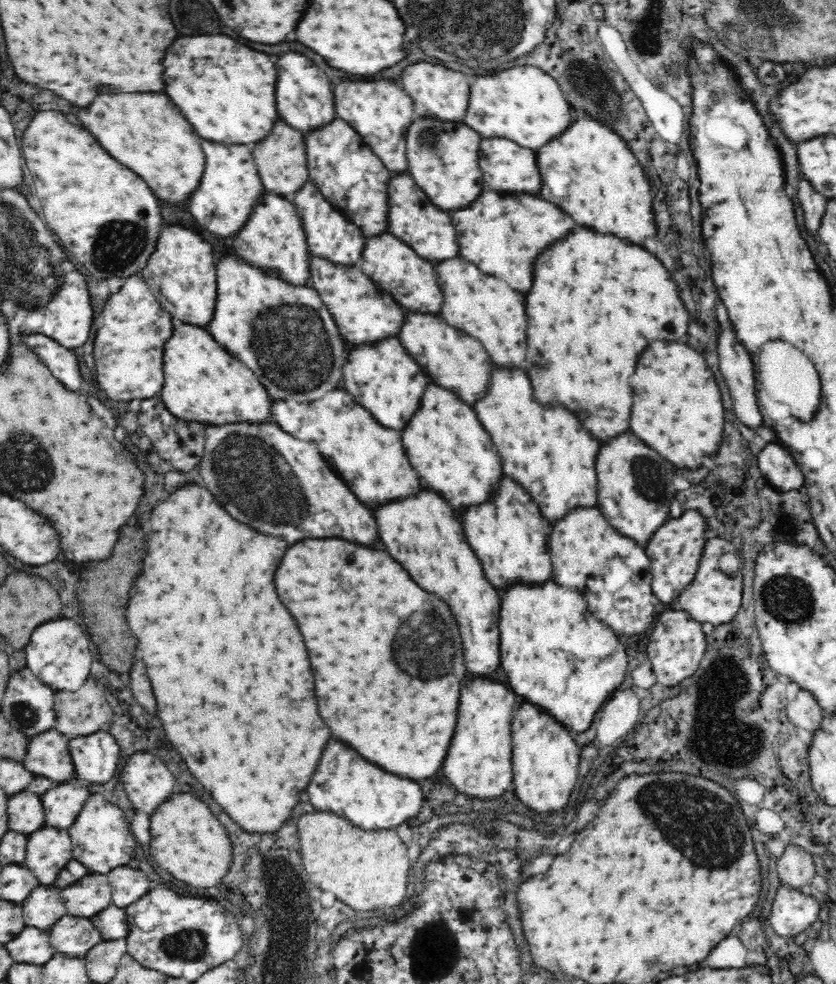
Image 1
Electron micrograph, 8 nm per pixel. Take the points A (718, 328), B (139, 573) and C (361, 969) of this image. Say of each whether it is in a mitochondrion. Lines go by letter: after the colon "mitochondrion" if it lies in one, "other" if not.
A: other
B: other
C: other

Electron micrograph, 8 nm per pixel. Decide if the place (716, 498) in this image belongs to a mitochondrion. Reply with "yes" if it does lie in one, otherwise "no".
no

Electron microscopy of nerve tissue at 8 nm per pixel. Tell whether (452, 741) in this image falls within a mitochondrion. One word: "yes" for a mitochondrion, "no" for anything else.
no

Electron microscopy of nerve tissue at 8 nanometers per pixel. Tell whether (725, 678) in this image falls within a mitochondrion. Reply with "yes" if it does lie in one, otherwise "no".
yes

